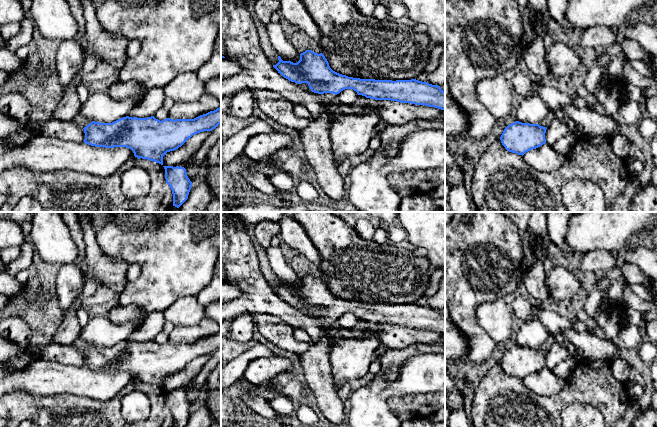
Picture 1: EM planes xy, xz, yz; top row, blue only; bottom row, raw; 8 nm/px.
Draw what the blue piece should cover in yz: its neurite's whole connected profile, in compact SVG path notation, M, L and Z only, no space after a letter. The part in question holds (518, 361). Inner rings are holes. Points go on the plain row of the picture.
M550 334L540 348L515 345L504 353L500 361L501 367L509 376L523 380L546 367L546 353L555 343L554 335Z

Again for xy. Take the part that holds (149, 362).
M221 330L194 343L160 345L154 340L126 340L112 347L100 347L77 339L73 345L84 353L84 367L88 369L130 372L138 383L163 389L167 376L178 373L193 359L212 355L221 348Z

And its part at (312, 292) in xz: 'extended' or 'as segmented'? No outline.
extended

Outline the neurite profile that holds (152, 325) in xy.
M151 312L142 322L141 327L135 330L128 338L129 341L147 342L154 338L163 330L166 320L164 312Z

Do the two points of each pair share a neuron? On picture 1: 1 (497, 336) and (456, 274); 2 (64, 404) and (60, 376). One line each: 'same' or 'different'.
1: different
2: different

